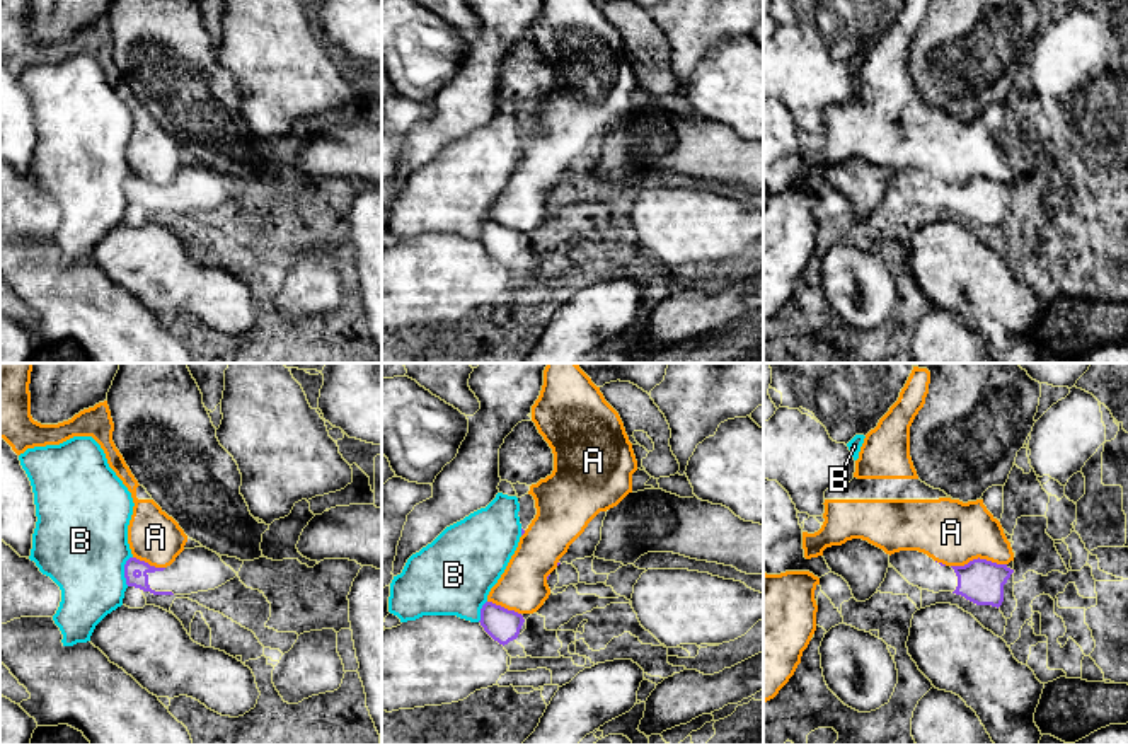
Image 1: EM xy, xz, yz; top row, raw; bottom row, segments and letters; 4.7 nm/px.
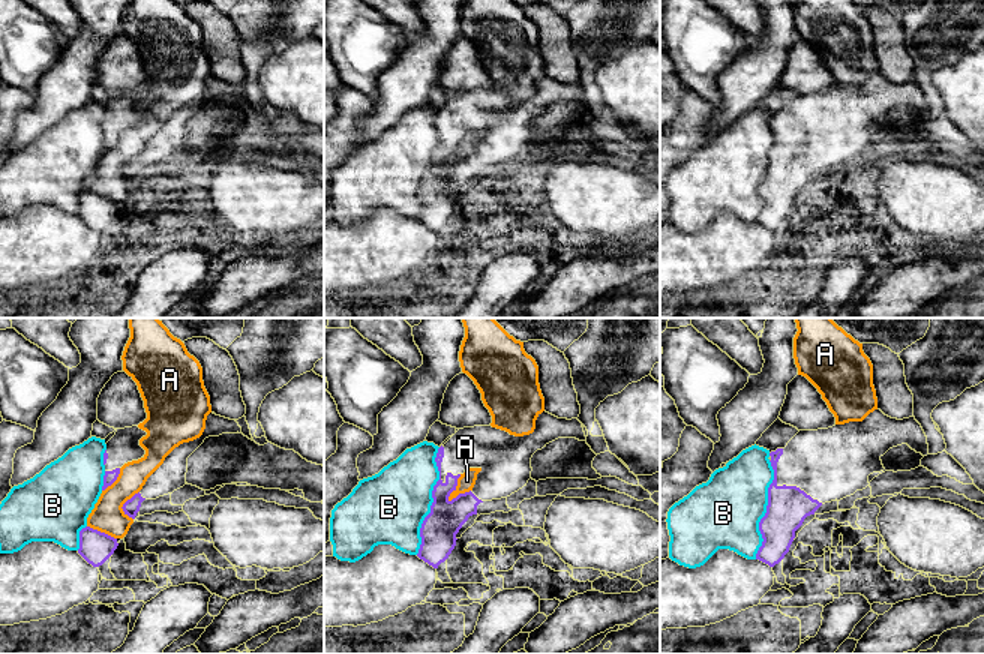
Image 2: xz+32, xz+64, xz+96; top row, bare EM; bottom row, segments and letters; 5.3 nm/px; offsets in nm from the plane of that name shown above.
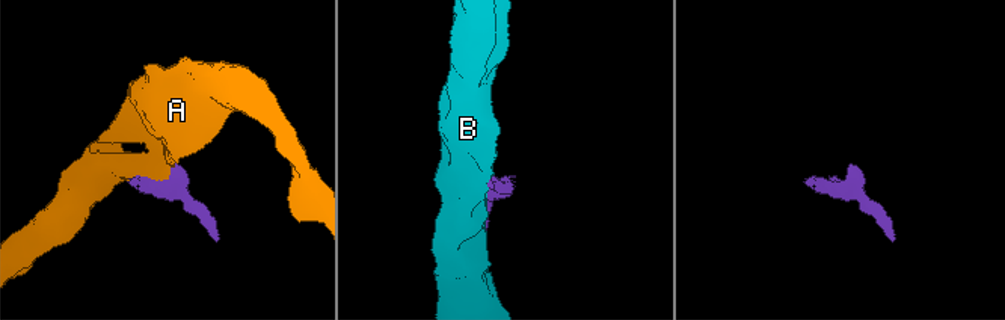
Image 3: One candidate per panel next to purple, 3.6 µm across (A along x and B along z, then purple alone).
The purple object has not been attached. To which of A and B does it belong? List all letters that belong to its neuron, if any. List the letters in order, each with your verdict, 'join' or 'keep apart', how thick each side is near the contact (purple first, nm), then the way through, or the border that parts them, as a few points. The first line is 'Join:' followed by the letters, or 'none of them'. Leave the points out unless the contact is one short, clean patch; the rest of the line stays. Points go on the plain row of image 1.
Join: none of them
A: keep apart; 220 nm thick on the purple side, 300 nm on the other
B: keep apart; 70 nm thick on the purple side, 440 nm on the other

